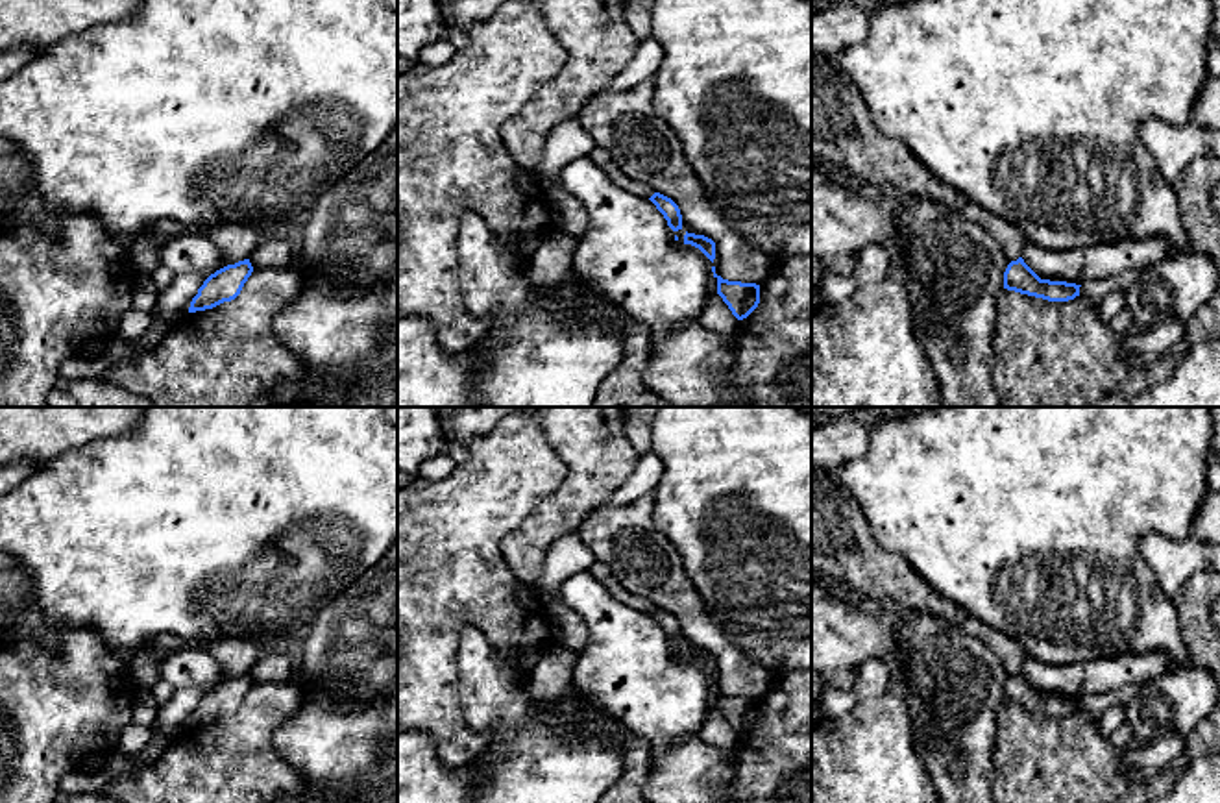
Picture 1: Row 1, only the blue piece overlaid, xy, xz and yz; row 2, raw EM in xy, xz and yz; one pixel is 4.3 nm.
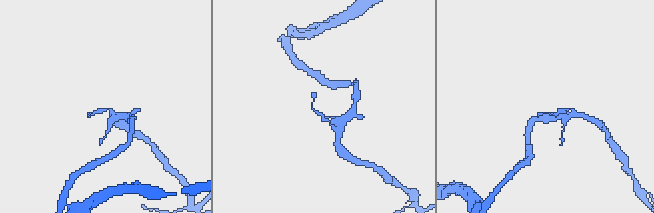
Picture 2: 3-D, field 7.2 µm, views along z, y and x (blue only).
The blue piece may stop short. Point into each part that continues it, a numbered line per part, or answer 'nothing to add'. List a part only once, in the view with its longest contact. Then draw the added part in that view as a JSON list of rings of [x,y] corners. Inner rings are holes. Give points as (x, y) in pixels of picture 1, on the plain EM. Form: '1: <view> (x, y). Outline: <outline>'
nothing to add

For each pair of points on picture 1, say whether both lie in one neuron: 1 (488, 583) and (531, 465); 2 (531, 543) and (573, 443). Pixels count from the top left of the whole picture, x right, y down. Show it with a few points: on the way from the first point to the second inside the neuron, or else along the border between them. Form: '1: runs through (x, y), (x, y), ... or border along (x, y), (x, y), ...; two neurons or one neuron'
1: runs through (488, 554), (488, 507), (501, 494); one neuron
2: runs through (553, 518), (575, 496), (575, 467); one neuron

